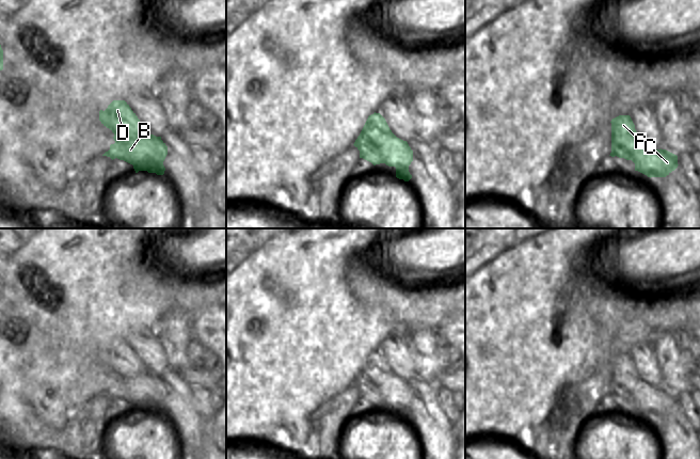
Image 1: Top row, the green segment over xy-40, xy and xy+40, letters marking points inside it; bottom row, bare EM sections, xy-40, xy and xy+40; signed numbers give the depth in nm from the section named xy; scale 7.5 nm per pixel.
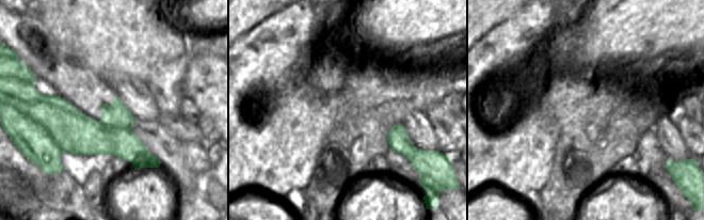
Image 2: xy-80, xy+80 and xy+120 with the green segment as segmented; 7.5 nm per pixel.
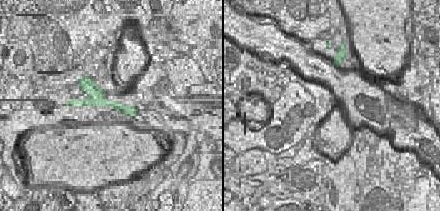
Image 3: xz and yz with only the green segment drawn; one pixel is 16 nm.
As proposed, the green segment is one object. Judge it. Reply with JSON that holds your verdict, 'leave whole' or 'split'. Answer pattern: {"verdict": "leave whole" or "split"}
{"verdict": "split"}

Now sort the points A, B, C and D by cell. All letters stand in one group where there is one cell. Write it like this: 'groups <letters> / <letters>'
groups A D / B C

